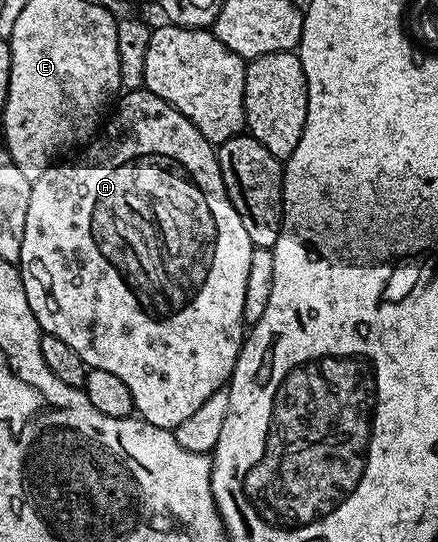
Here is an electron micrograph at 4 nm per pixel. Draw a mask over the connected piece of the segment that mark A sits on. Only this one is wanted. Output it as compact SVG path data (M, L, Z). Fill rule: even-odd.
M147 89L121 94L115 107L111 112L112 120L110 115L99 134L83 148L85 151L81 159L73 163L57 162L32 180L30 210L26 213L26 233L22 233L18 270L26 289L26 301L30 301L30 309L34 309L41 332L66 341L66 345L70 345L70 349L82 357L88 368L115 373L126 384L126 389L130 389L132 405L139 418L155 427L174 429L232 378L238 353L246 338L242 301L246 301L246 277L250 274L253 245L242 225L242 217L238 217L238 209L234 209L226 193L222 169L216 160L217 148L202 137L199 129L189 119L182 117L178 109Z

